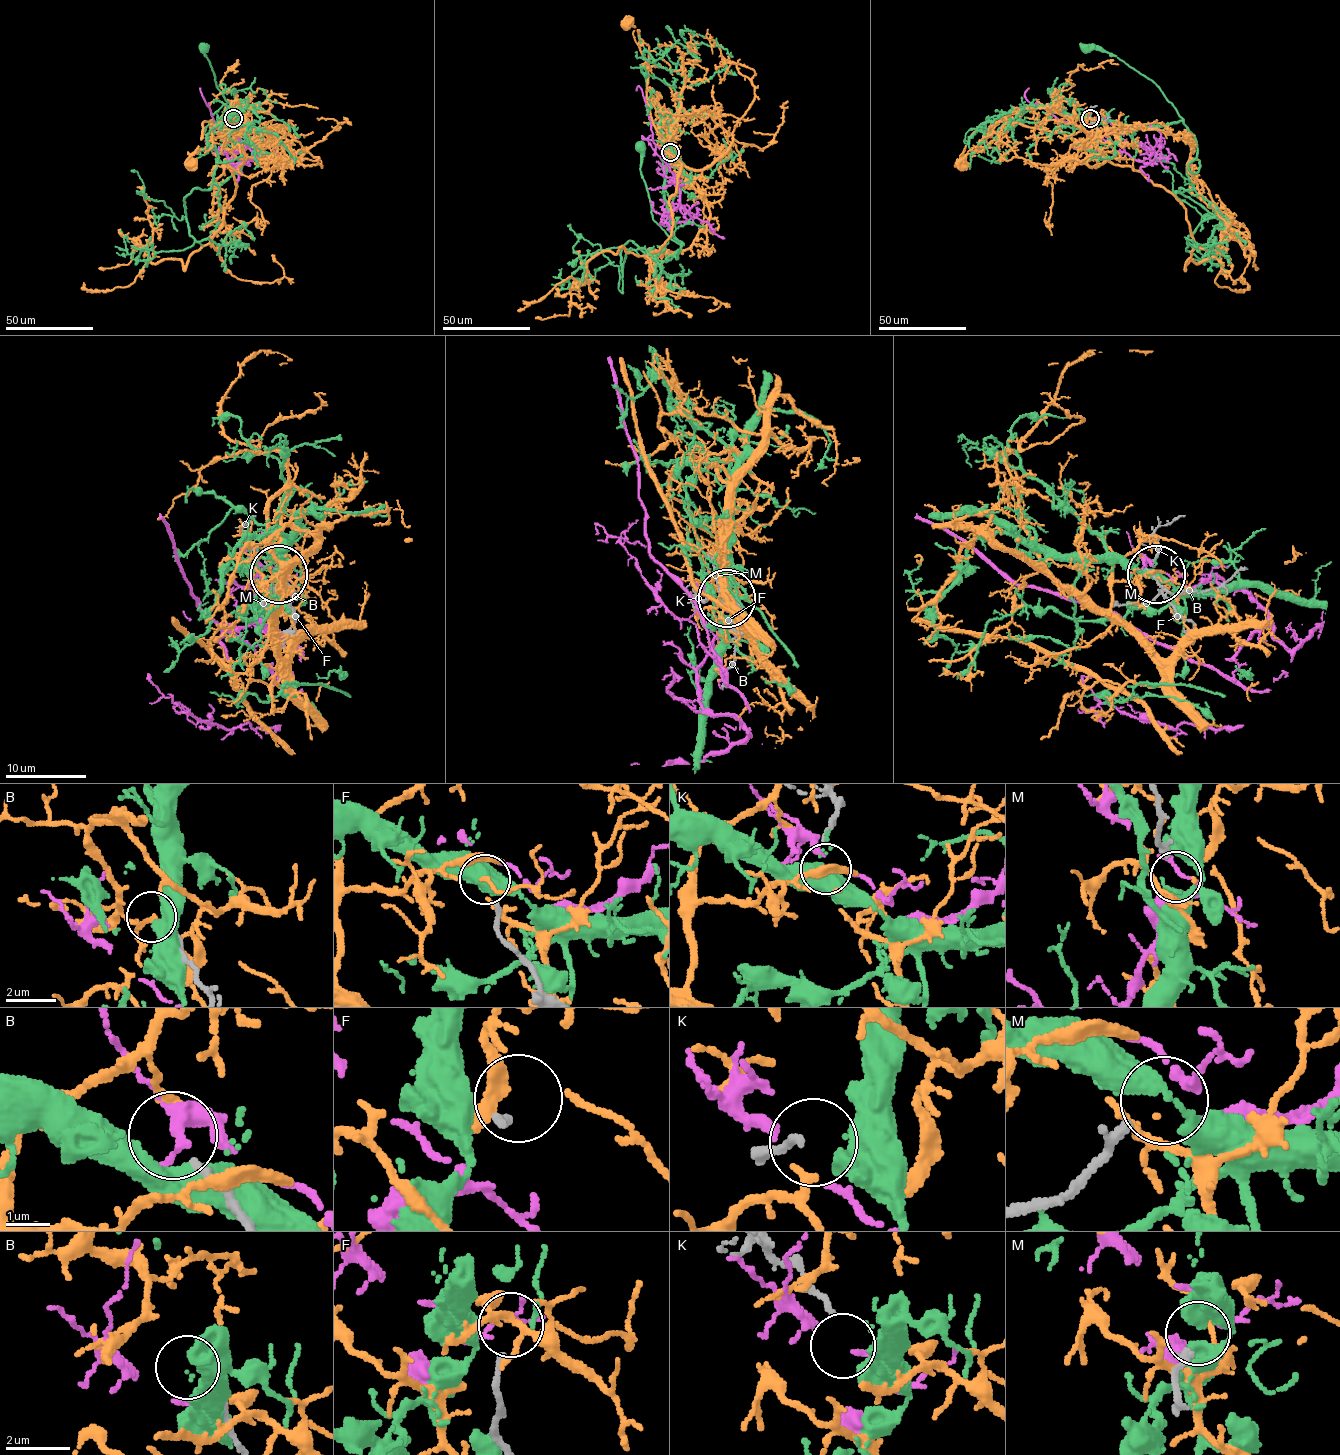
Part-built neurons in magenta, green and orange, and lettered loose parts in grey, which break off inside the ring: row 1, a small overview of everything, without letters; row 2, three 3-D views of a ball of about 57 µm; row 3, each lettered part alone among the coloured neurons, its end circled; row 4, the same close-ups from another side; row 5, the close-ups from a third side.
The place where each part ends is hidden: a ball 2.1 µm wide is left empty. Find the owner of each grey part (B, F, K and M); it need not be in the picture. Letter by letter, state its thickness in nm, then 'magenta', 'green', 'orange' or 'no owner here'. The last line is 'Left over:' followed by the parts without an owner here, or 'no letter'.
B: 170 nm | no owner here
F: 180 nm | no owner here
K: 180 nm | green
M: 220 nm | magenta
Left over: B, F

